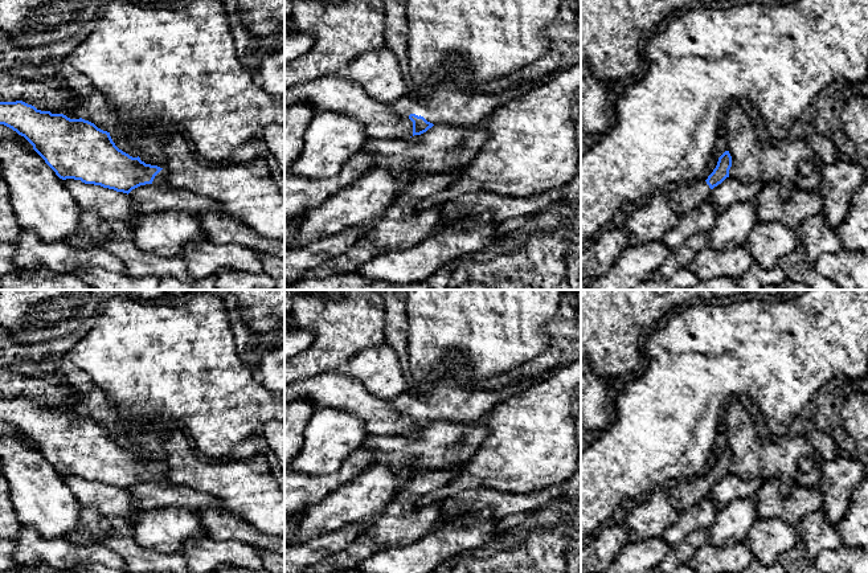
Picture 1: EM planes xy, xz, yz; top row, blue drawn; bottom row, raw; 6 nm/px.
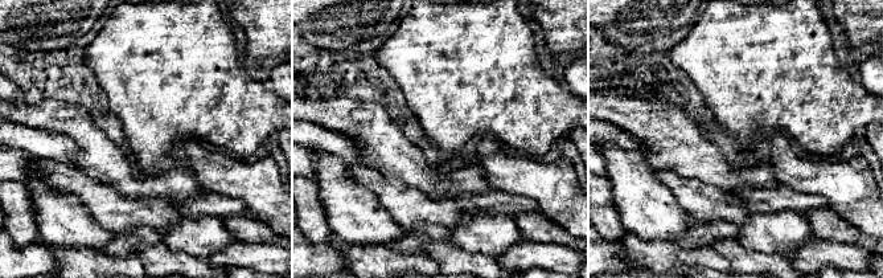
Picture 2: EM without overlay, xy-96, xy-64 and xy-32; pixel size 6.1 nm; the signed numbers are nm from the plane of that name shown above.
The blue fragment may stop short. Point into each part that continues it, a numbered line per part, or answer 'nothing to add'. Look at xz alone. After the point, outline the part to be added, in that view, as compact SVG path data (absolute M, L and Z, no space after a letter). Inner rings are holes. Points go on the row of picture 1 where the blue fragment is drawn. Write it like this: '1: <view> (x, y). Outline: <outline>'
1: xz (450, 102). Outline: M459 67L431 93L419 97L417 111L433 124L475 126L498 107L523 93L544 85L552 77L553 74L549 74L525 81L519 86L509 86L492 94L471 94L467 91L468 86L464 83L463 73Z

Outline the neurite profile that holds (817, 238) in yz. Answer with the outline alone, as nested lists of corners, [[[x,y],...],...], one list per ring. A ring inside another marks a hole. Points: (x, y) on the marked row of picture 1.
[[[823,210],[803,220],[795,230],[801,237],[801,246],[797,254],[807,265],[812,266],[823,254],[838,253],[843,249],[836,229],[827,224]]]

